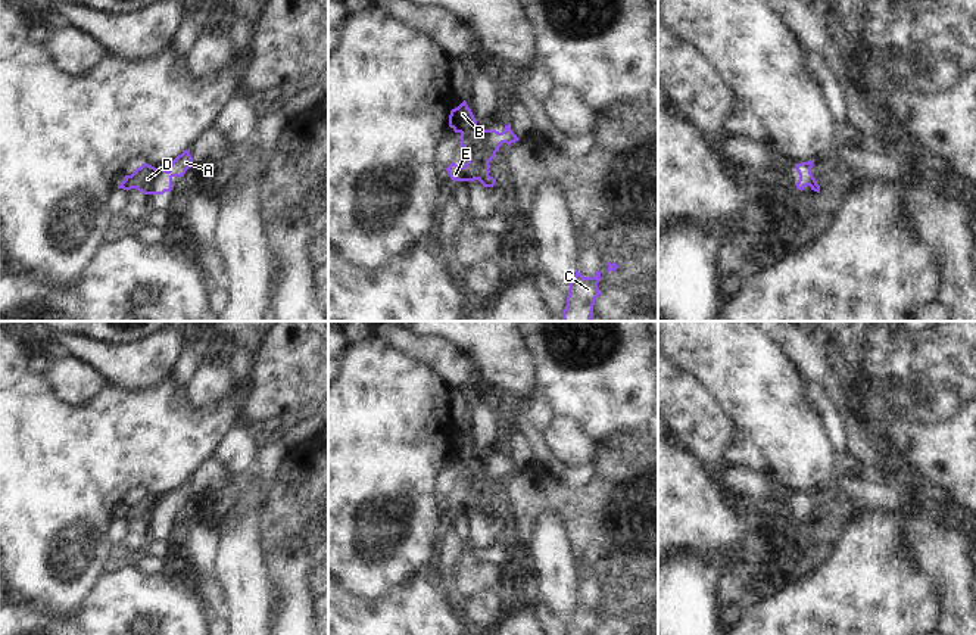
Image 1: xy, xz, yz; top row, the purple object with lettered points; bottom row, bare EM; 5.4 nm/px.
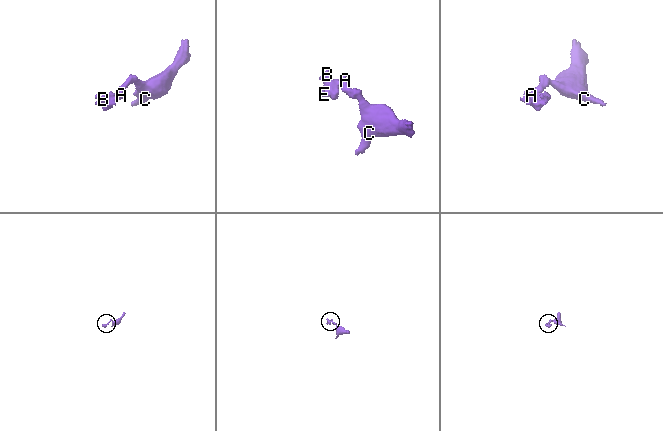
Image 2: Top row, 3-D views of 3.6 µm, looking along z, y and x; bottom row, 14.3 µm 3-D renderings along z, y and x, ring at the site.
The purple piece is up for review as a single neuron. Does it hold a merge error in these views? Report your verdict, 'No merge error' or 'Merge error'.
No merge error.

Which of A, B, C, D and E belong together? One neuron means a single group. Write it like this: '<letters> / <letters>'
A B C D E

